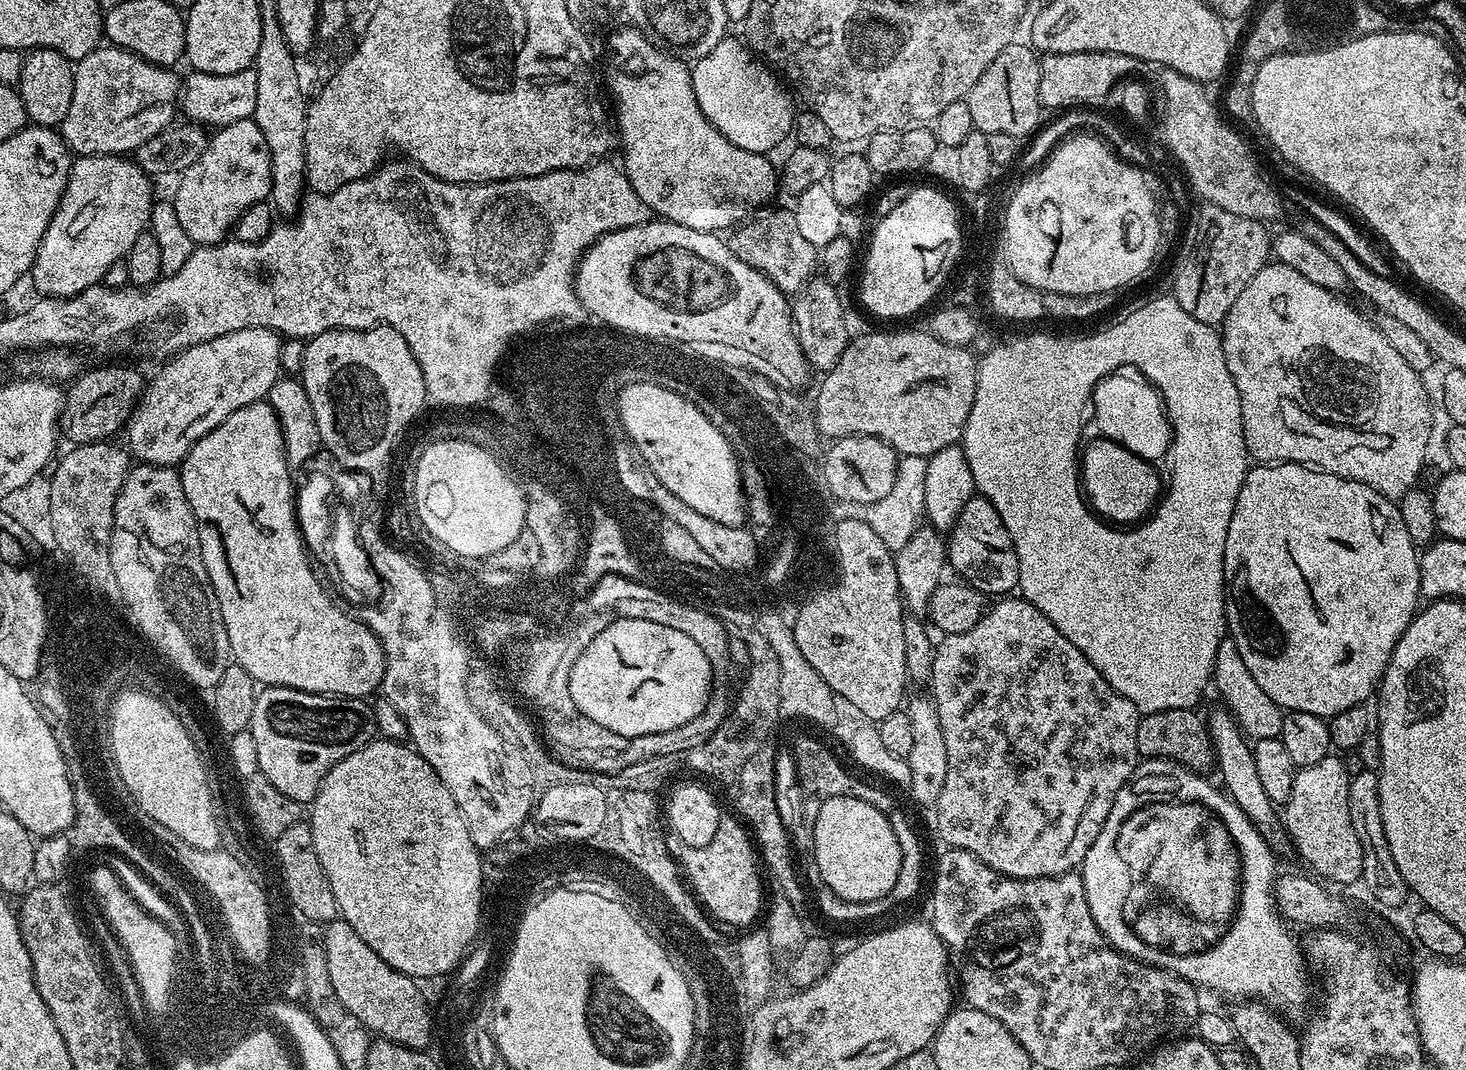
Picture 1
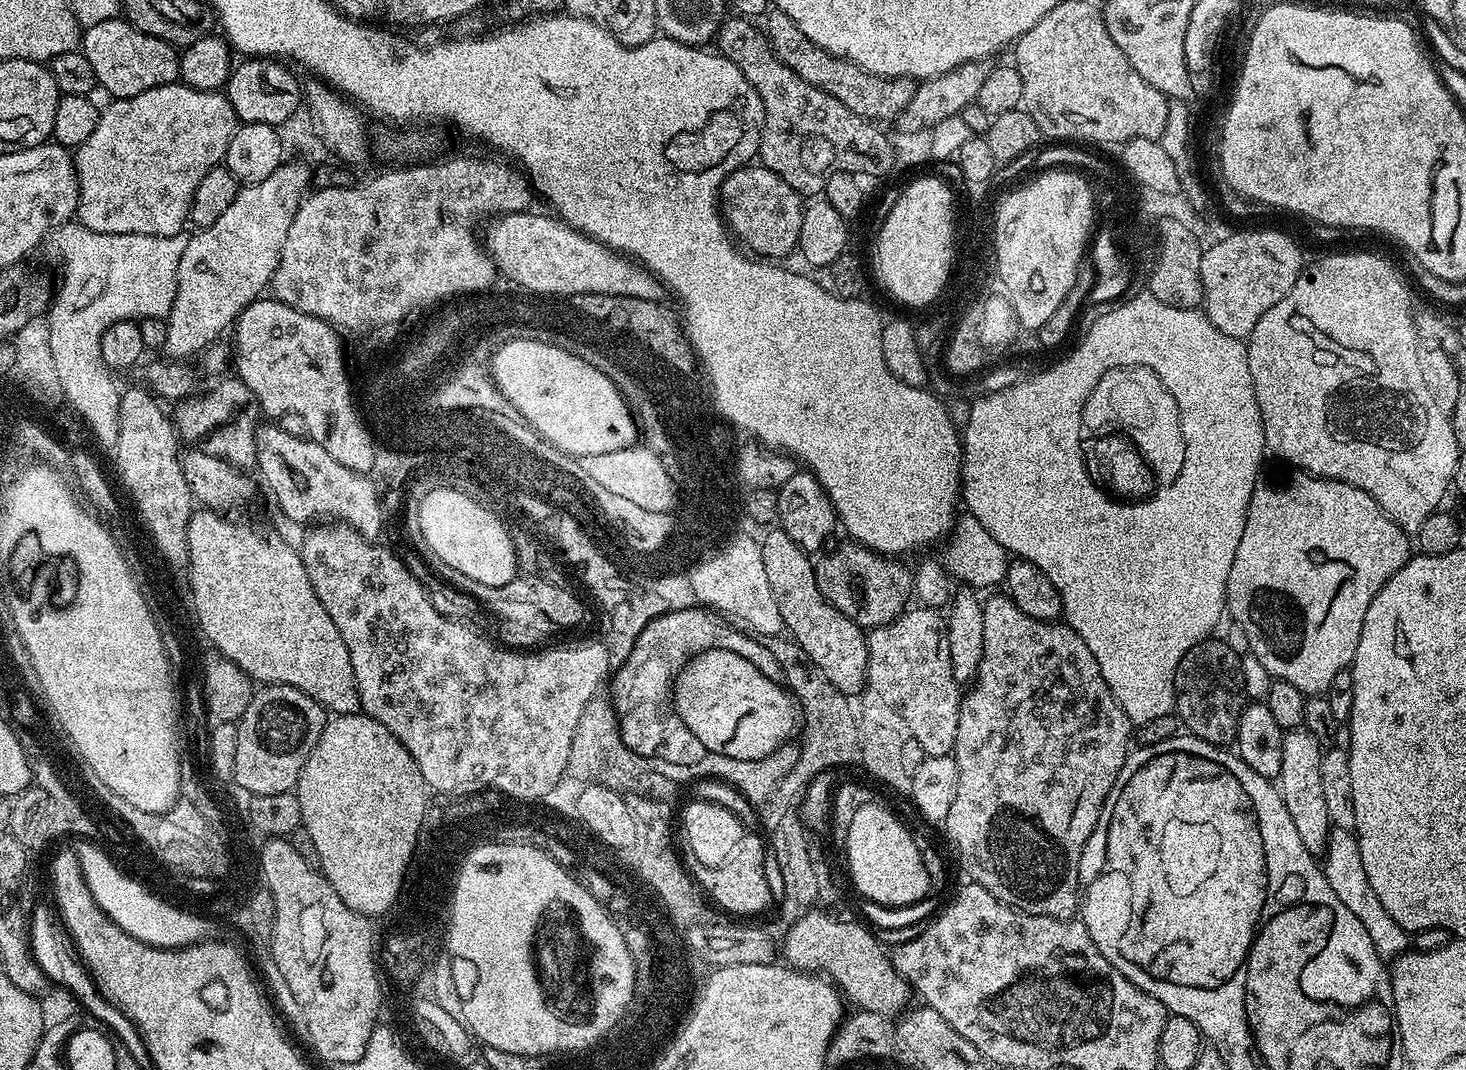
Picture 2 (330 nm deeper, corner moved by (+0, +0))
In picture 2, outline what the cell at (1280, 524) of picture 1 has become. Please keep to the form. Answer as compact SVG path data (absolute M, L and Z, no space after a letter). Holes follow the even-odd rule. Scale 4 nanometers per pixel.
M1299 470L1284 471L1288 472L1272 472L1269 476L1267 473L1256 481L1246 514L1246 526L1242 530L1242 542L1238 542L1234 566L1230 566L1230 578L1226 582L1226 612L1229 617L1232 615L1236 619L1236 624L1248 643L1247 651L1258 662L1262 662L1271 677L1290 682L1290 686L1298 686L1298 690L1305 694L1324 694L1339 672L1351 669L1352 659L1358 650L1358 638L1362 634L1362 622L1366 622L1366 610L1370 610L1374 594L1378 594L1378 590L1382 590L1382 586L1386 586L1386 582L1390 582L1390 578L1398 574L1398 570L1402 570L1402 566L1410 559L1410 536L1380 509L1378 502L1374 502L1370 494L1341 480L1326 480L1322 476L1313 476Z

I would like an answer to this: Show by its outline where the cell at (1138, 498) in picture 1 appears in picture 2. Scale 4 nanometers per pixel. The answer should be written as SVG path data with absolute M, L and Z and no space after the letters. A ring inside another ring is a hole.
M1126 364L1111 368L1094 386L1088 396L1088 404L1104 404L1108 412L1092 412L1086 410L1081 420L1081 427L1088 432L1131 432L1142 430L1140 449L1156 476L1161 487L1174 483L1181 473L1185 462L1185 438L1181 430L1180 415L1174 398L1166 390L1166 386L1150 369L1141 364ZM1116 396L1120 396L1120 405L1115 404ZM1116 408L1116 412L1114 411Z

